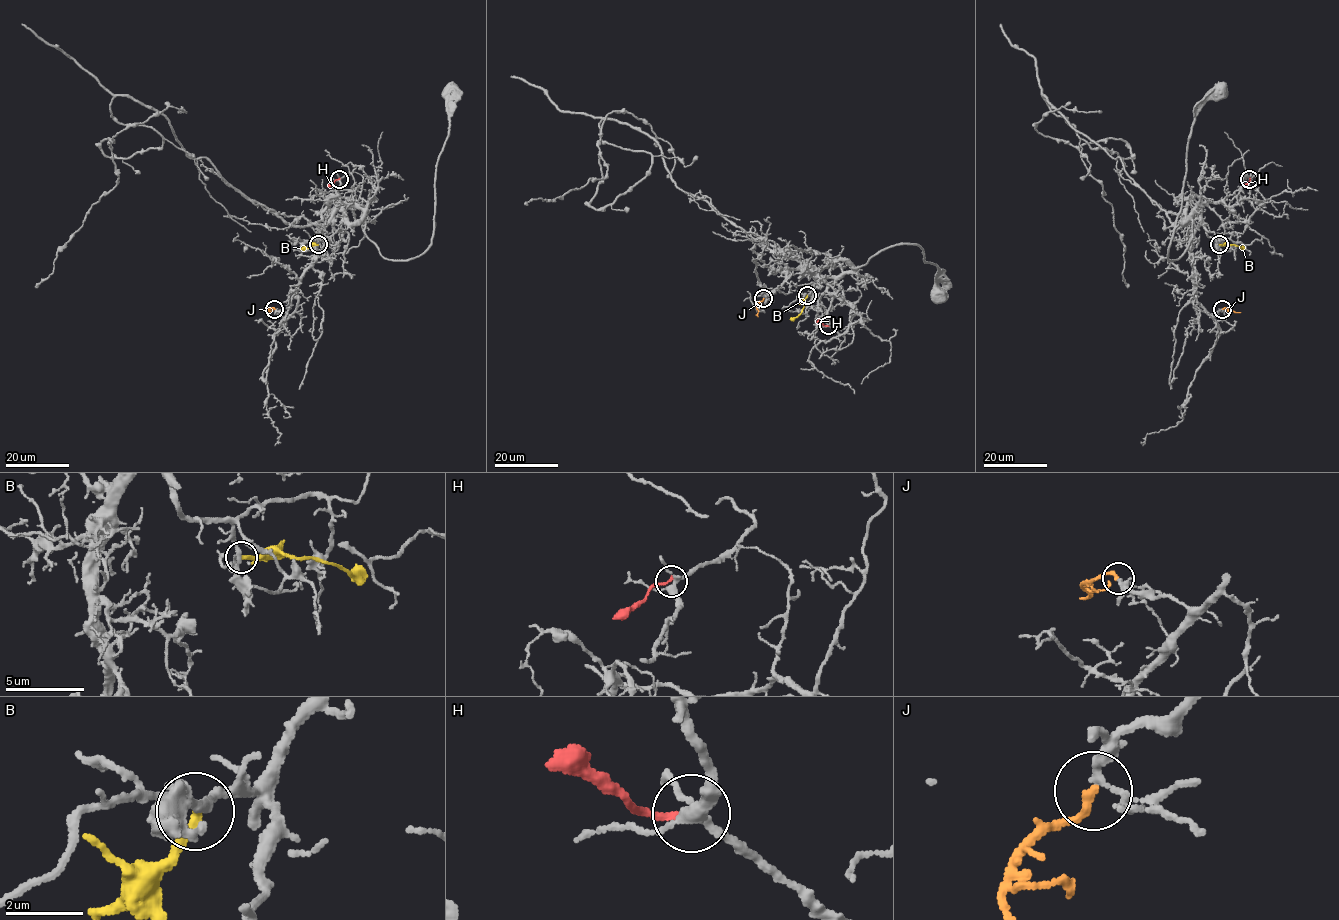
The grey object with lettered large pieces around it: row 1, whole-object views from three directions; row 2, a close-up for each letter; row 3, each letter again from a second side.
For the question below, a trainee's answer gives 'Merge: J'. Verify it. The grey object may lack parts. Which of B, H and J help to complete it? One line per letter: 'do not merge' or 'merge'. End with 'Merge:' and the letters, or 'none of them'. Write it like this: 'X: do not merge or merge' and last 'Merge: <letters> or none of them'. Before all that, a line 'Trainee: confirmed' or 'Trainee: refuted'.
Trainee: confirmed
B: do not merge
H: do not merge
J: merge
Merge: J

